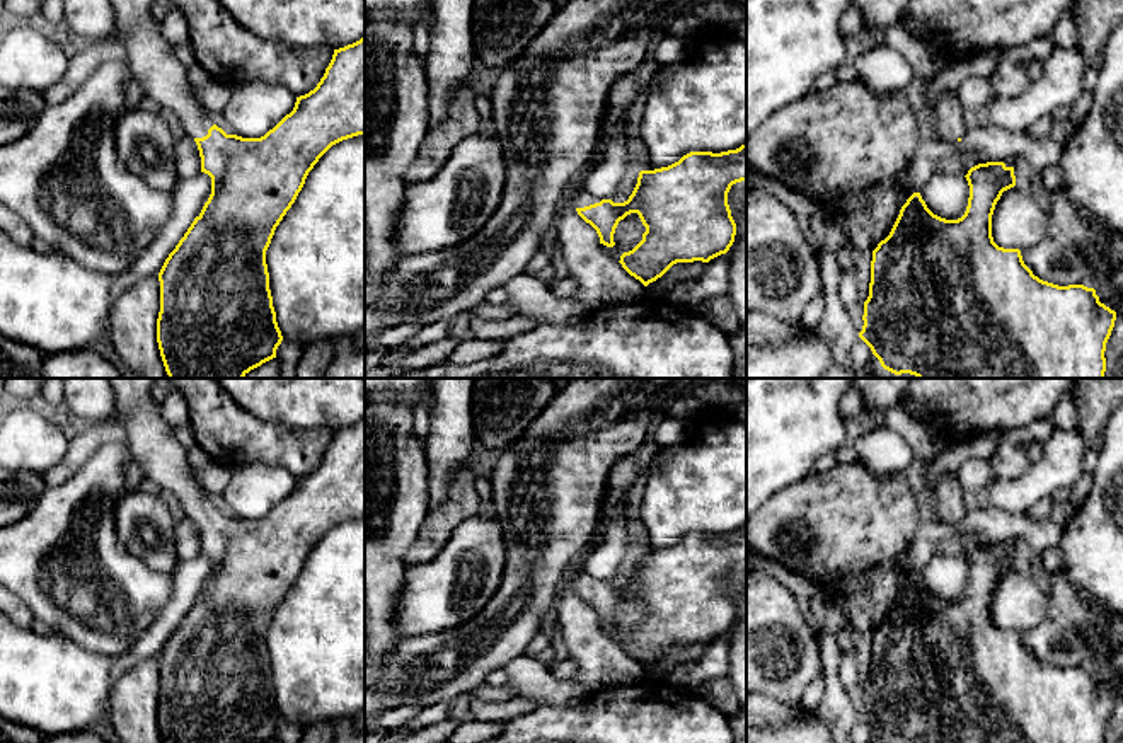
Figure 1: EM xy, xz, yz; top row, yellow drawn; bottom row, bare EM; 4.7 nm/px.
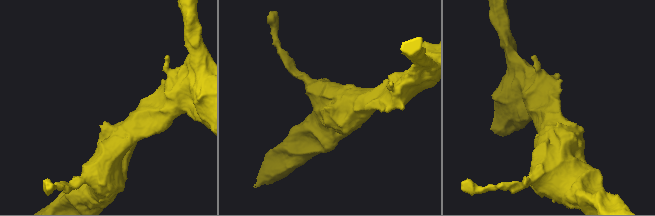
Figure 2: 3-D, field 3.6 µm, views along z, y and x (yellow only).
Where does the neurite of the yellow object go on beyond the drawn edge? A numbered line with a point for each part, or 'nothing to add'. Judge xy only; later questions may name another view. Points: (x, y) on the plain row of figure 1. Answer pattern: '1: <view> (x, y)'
1: xy (149, 437)

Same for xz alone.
1: xz (581, 580)

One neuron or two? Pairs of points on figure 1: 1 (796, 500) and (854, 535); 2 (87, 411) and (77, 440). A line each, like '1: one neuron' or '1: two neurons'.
1: one neuron
2: two neurons

